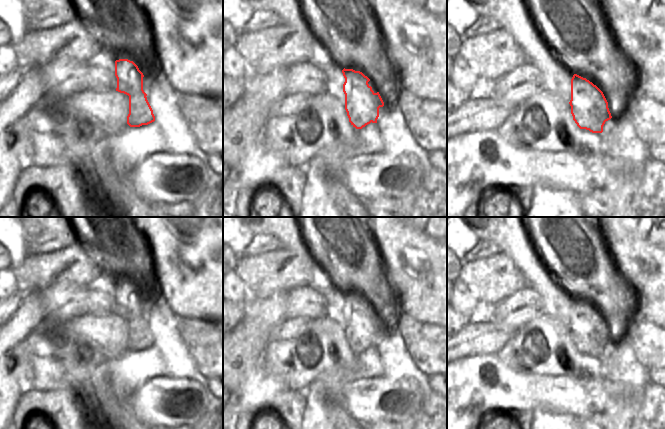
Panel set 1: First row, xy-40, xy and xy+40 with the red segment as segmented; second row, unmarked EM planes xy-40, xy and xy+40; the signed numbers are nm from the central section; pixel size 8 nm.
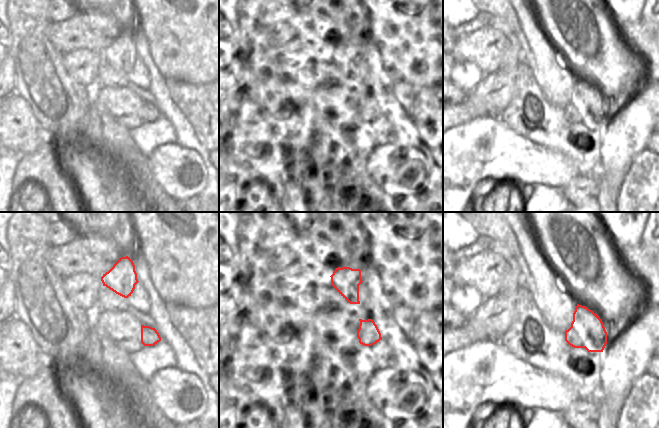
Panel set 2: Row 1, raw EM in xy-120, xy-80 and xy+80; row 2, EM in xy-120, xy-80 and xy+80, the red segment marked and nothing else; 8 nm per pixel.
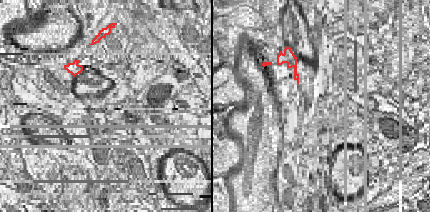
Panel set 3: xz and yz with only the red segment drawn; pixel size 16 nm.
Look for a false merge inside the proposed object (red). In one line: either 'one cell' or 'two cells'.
two cells

